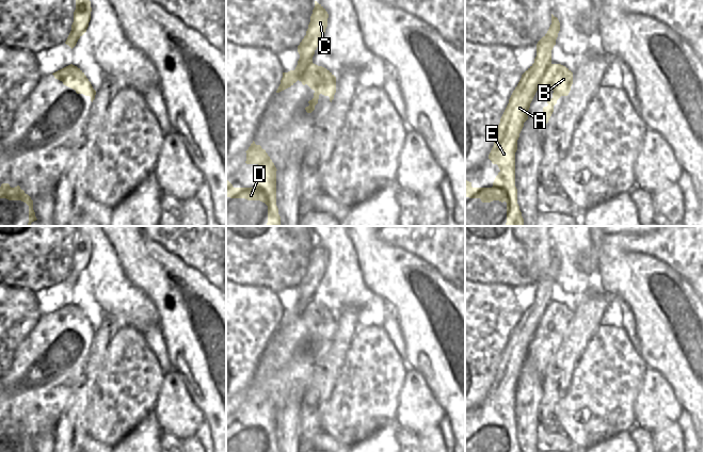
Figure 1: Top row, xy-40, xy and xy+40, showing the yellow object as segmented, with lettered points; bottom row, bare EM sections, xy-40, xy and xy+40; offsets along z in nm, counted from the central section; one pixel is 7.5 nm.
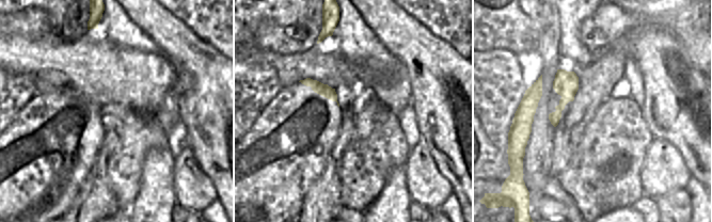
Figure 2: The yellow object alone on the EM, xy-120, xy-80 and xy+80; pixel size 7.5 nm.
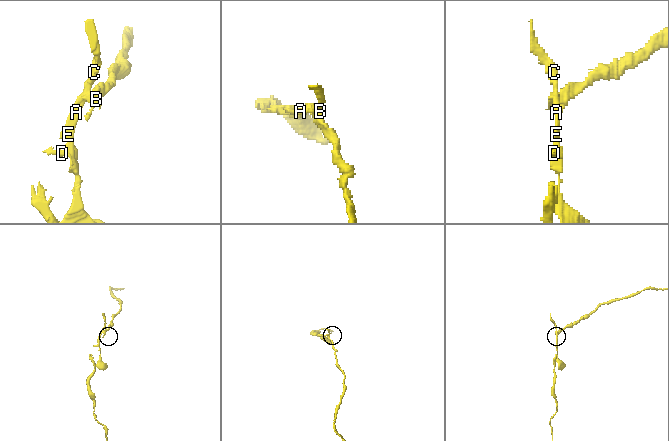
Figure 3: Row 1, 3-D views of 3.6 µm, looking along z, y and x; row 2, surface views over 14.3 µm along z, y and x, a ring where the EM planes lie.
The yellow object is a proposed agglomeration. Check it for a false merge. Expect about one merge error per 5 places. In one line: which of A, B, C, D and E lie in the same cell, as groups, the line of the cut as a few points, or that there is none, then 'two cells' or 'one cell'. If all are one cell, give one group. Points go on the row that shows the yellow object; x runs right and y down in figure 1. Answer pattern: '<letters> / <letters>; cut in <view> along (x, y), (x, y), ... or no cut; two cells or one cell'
A C D E / B; cut in xy+40 along (550, 63), (540, 84); two cells

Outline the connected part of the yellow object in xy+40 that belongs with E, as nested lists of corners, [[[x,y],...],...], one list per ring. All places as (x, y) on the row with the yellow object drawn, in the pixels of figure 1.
[[[551,14],[551,25],[547,33],[537,44],[534,63],[522,75],[500,118],[496,140],[489,155],[492,163],[497,164],[500,170],[493,187],[473,188],[471,182],[465,180],[465,197],[480,198],[482,203],[493,200],[507,203],[507,223],[505,226],[524,226],[515,187],[517,140],[524,123],[528,119],[530,103],[541,85],[547,67],[551,64],[551,50],[556,45],[559,31],[560,22]]]

